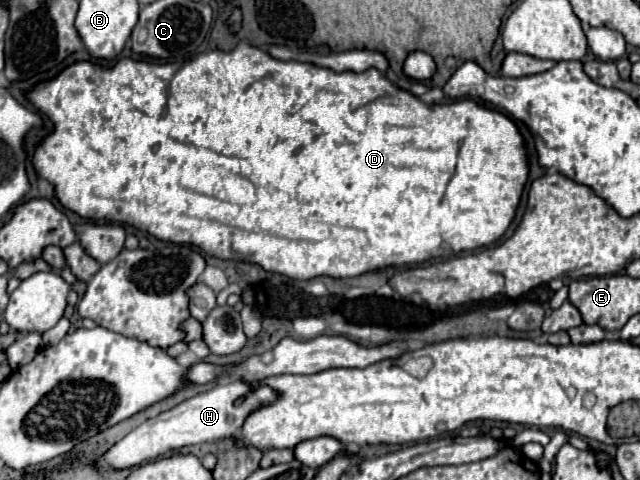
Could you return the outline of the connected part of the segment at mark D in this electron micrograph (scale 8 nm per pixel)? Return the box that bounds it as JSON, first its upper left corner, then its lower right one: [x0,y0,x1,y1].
[25,41,529,279]

